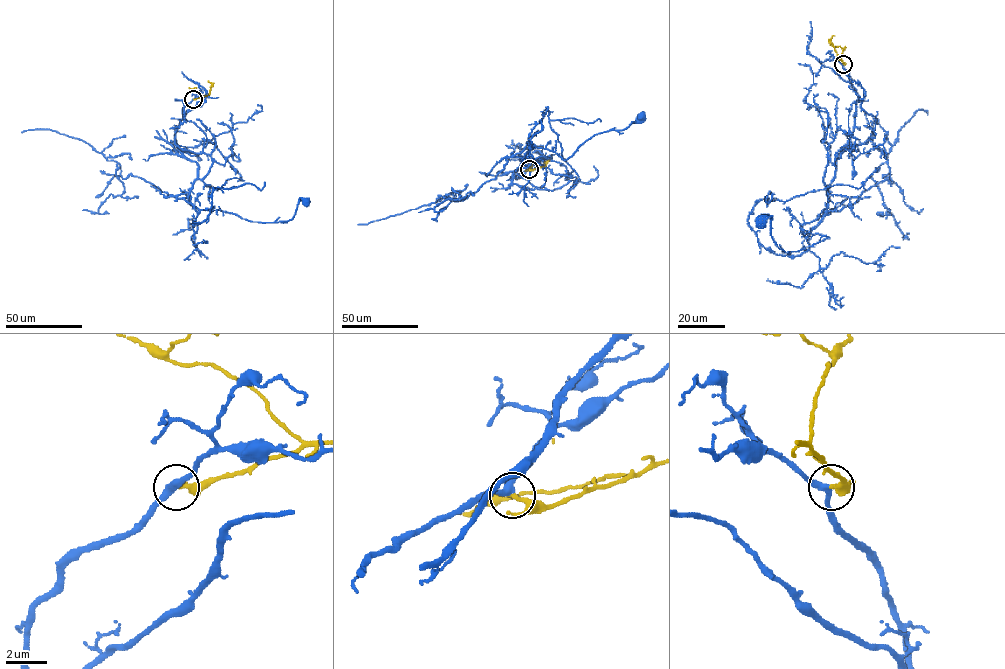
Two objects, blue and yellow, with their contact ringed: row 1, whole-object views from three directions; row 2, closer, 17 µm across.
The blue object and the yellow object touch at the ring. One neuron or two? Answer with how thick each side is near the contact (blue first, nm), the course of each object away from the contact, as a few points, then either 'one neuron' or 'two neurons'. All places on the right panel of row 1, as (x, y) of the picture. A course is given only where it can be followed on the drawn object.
calibres 320 and 240 nm; course blue (843, 64), (857, 95), (854, 126), (826, 212), (810, 232), (829, 238), (784, 253), (771, 217), (761, 222); course yellow (843, 64), (830, 41), (834, 35); one neuron

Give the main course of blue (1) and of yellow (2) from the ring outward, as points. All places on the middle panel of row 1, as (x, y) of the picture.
1: (529, 169), (511, 176), (533, 165), (525, 155), (535, 147), (566, 160), (595, 135), (622, 130), (642, 115)
2: (529, 169), (543, 167), (548, 160), (544, 163)

